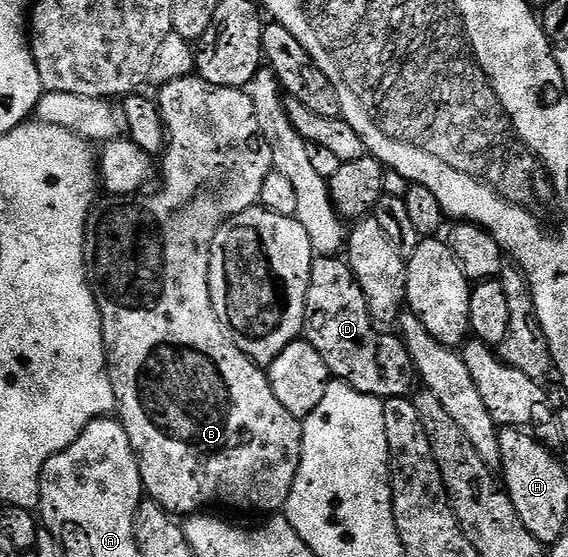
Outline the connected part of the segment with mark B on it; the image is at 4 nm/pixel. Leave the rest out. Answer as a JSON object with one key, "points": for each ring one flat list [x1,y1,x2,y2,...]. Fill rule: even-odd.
{"points":[[194,73,160,84,158,91,161,92,155,95,155,102,161,109,161,121,167,136,163,154,159,159,159,175,162,175,161,188,151,192,150,195,145,195,146,193,109,195,105,200,102,198,94,202,93,210,85,218,85,274,101,318,105,362,117,402,115,411,131,441,131,449,137,455,144,494,154,499,166,511,177,517,189,517,198,509,208,508,205,507,208,503,226,503,227,506,238,507,241,511,277,513,288,501,297,476,303,449,301,432,303,423,291,413,287,413,287,409,283,409,279,397,275,397,271,389,268,374,240,351,233,336,225,330,211,305,209,288,209,254,215,233,233,215,249,211,260,204,263,180,269,171,274,170,271,145,267,145,259,129,259,117,255,117,255,105,251,105,248,90,240,87,211,85]]}

